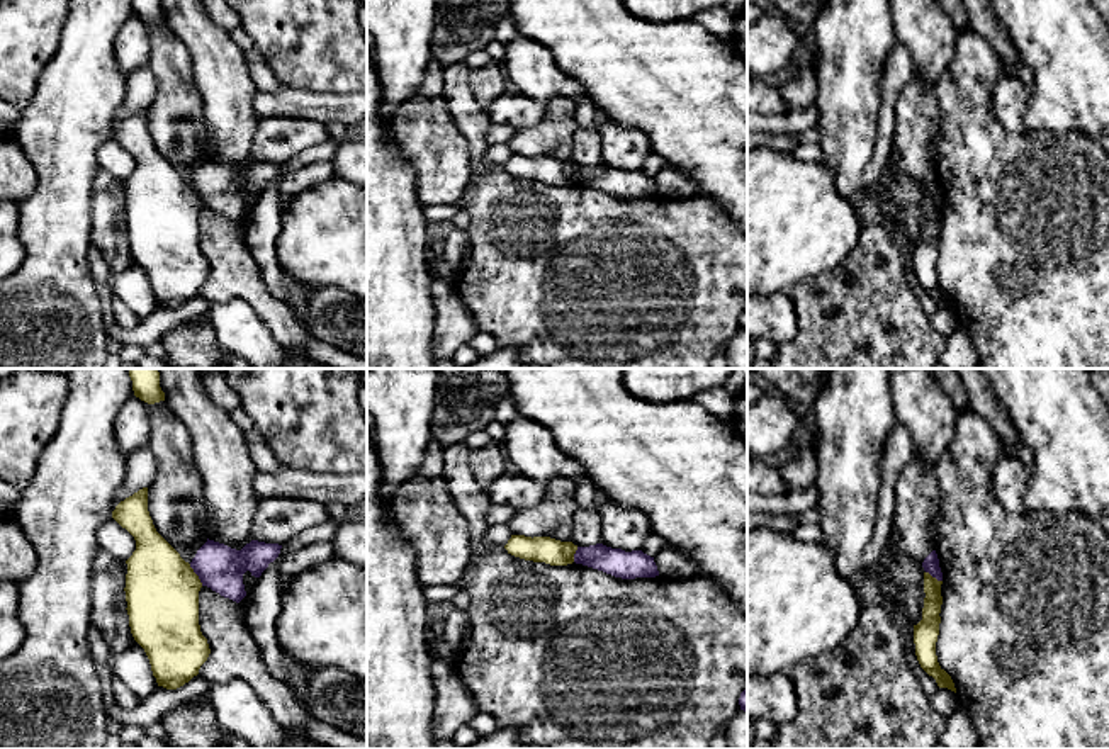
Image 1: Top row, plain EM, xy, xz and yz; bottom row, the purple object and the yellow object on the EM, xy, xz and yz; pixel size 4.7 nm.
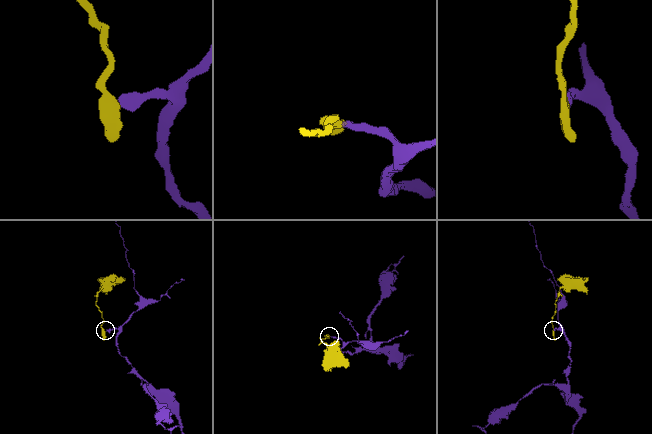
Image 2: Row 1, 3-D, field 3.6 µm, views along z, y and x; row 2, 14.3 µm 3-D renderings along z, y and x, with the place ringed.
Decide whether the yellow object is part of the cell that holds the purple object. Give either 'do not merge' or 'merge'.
do not merge

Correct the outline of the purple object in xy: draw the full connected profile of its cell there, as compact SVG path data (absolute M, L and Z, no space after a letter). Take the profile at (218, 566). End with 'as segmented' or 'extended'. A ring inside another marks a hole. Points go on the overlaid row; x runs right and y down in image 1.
M207 538L207 542L197 550L195 557L192 559L190 567L199 576L202 586L207 586L221 596L239 603L246 596L243 574L250 571L251 576L260 577L268 564L279 557L280 549L282 545L279 543L251 540L241 550L236 550Z; as segmented

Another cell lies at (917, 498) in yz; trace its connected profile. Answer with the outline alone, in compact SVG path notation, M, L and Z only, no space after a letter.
M912 455L895 486L892 535L897 552L922 564L936 550L939 518L936 467Z

